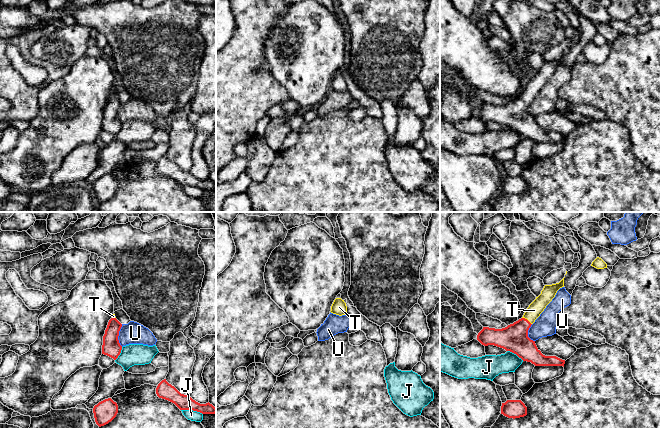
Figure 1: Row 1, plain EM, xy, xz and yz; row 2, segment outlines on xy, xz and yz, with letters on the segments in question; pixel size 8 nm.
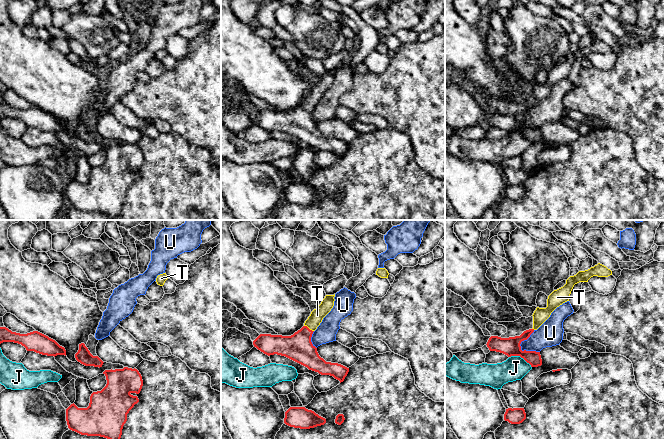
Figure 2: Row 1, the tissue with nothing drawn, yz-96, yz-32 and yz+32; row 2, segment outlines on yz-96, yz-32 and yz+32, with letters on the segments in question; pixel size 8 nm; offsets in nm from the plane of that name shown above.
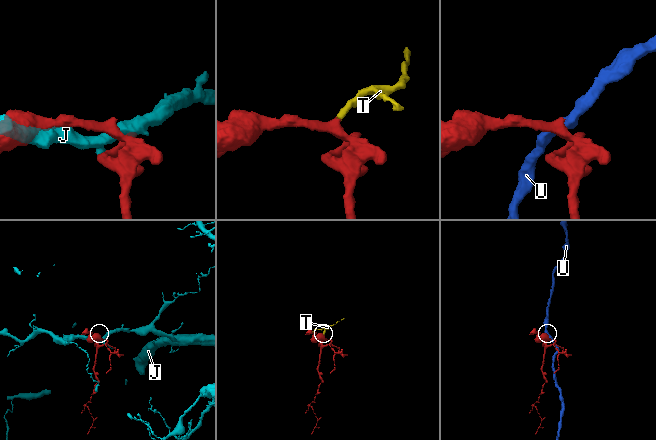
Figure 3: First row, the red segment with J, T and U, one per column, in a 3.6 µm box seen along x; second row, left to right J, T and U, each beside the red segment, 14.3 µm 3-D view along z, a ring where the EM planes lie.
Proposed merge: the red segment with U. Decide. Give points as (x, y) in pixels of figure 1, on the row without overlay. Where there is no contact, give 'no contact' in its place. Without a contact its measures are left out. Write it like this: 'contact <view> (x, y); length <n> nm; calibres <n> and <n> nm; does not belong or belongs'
contact xy (118, 111); length 180 nm; calibres 150 and 180 nm; does not belong

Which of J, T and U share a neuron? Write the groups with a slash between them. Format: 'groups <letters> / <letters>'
groups J / T / U

